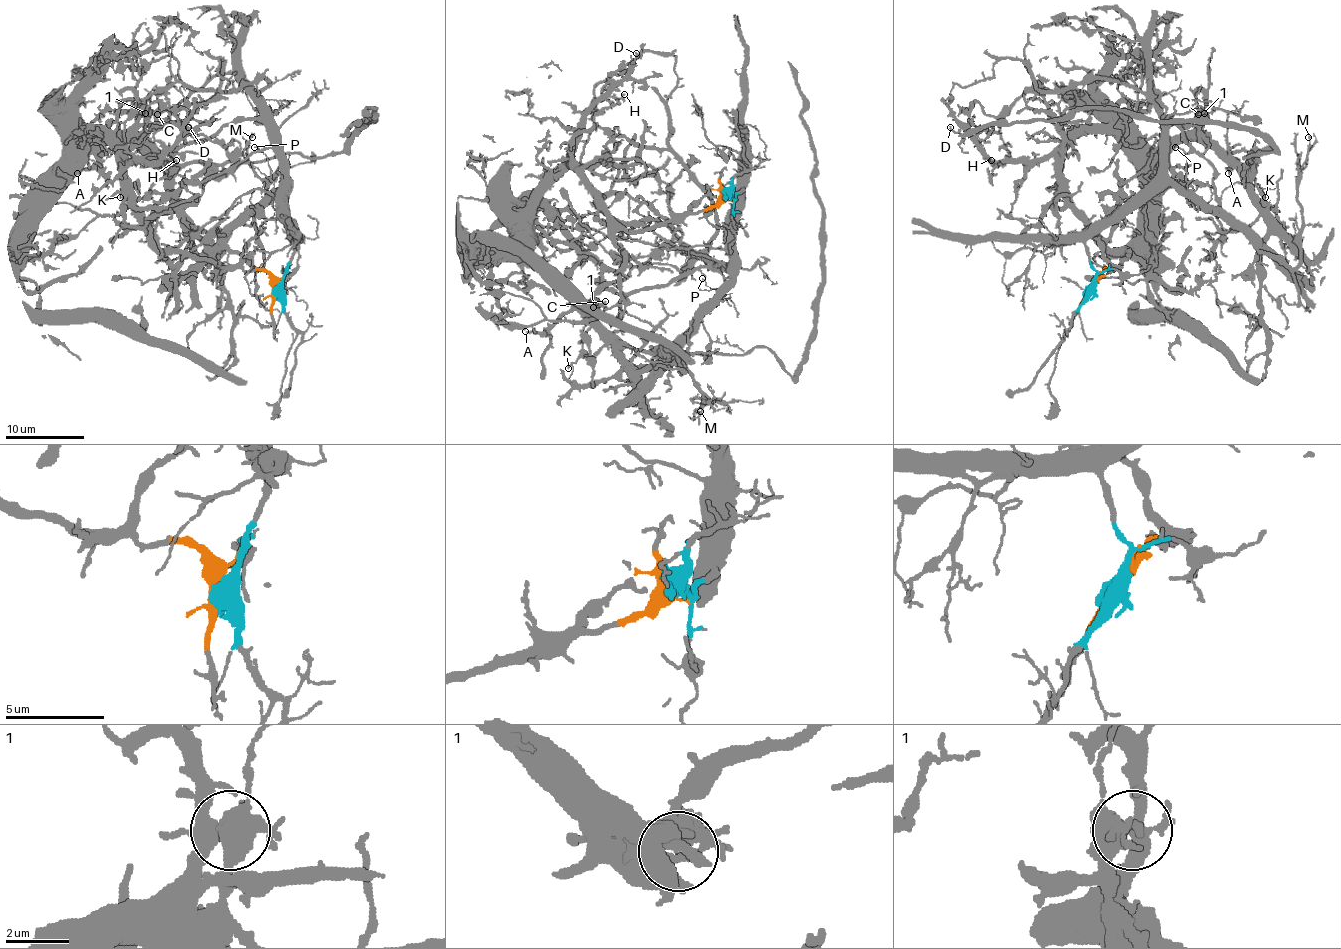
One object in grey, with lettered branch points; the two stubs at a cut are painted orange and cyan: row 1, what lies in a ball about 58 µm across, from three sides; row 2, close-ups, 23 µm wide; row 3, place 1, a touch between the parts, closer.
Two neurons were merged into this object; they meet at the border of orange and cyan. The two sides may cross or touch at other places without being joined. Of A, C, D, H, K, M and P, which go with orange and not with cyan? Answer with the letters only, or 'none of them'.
A, C, D, H

